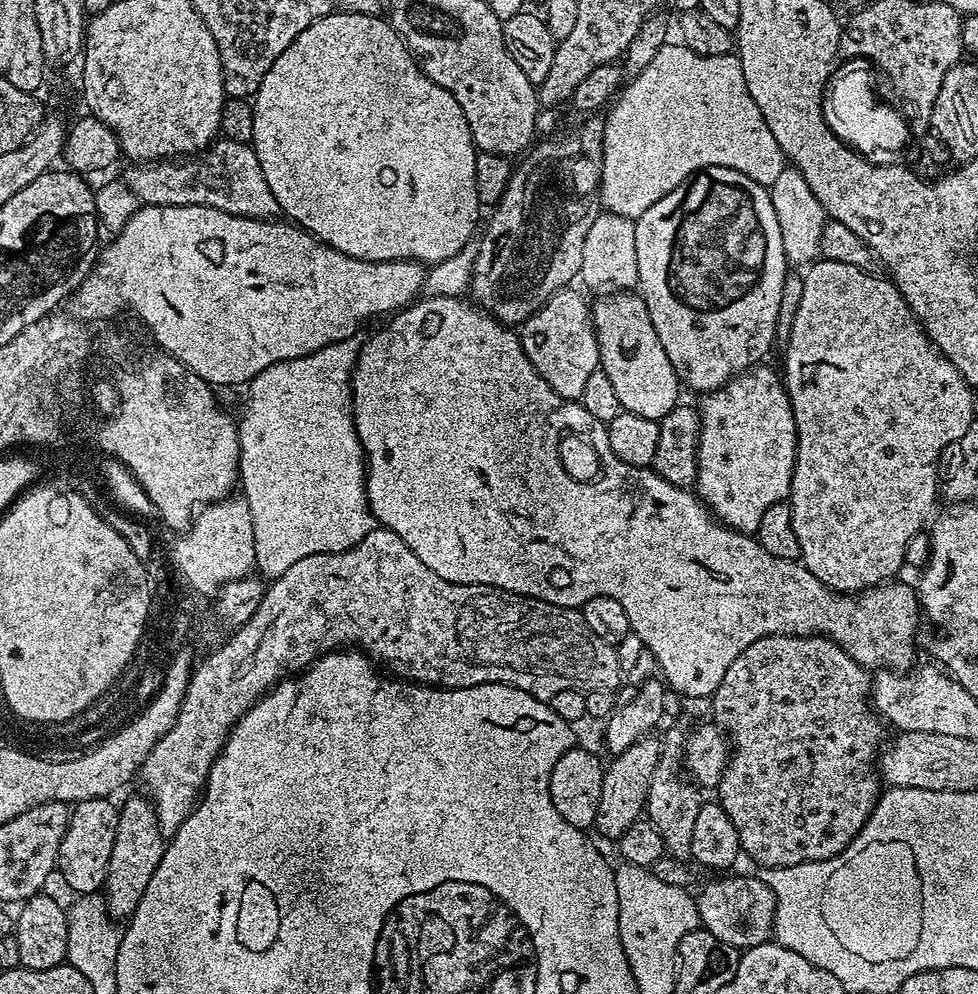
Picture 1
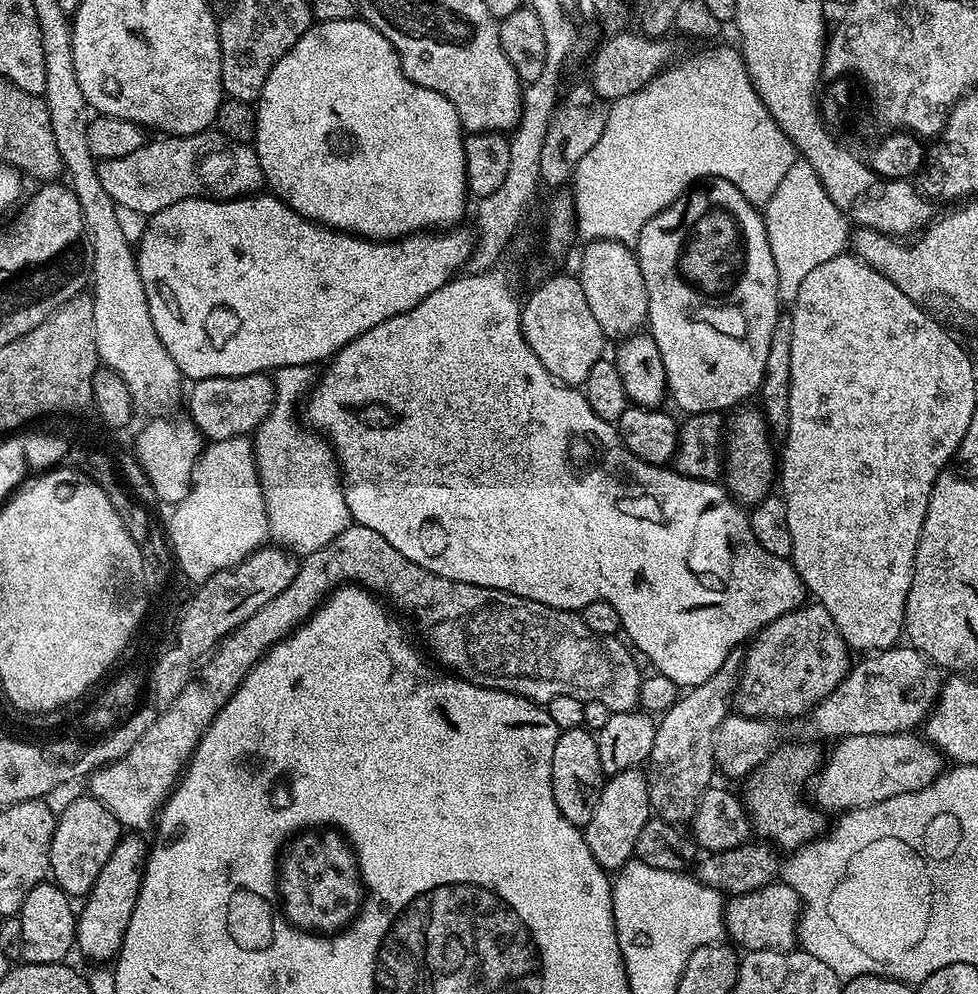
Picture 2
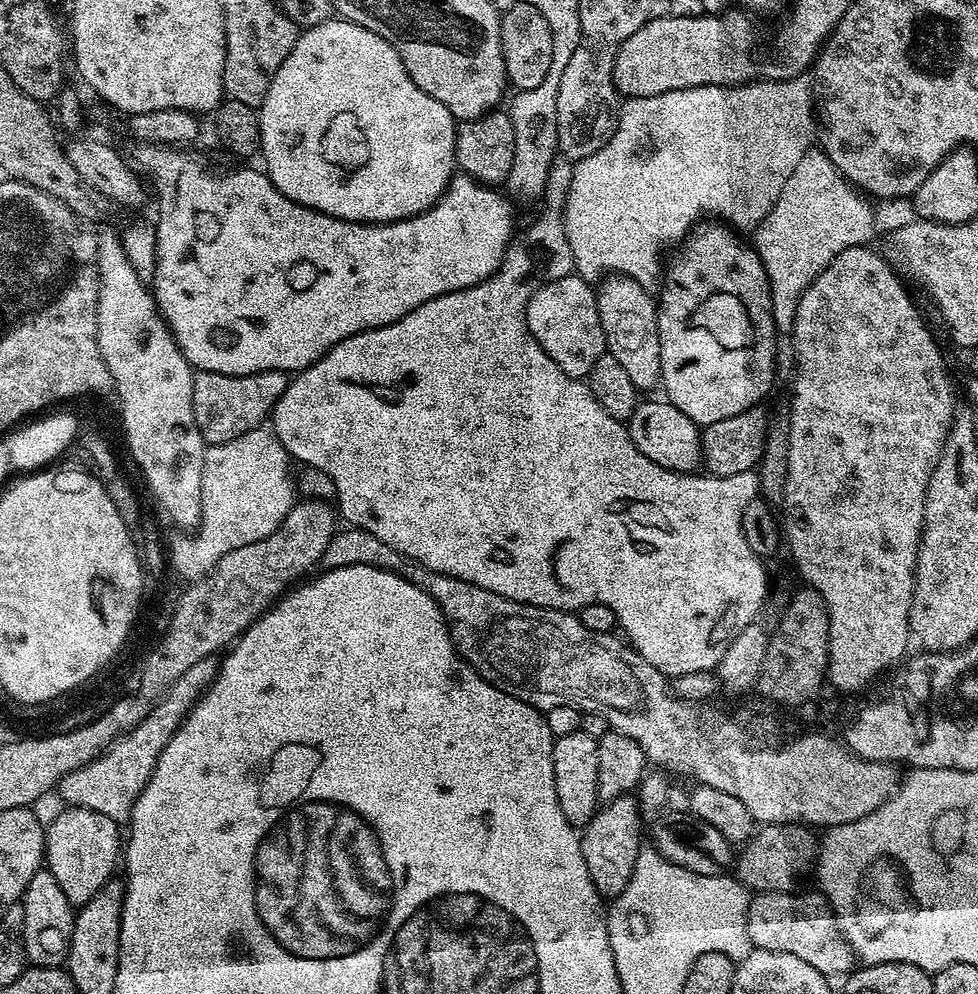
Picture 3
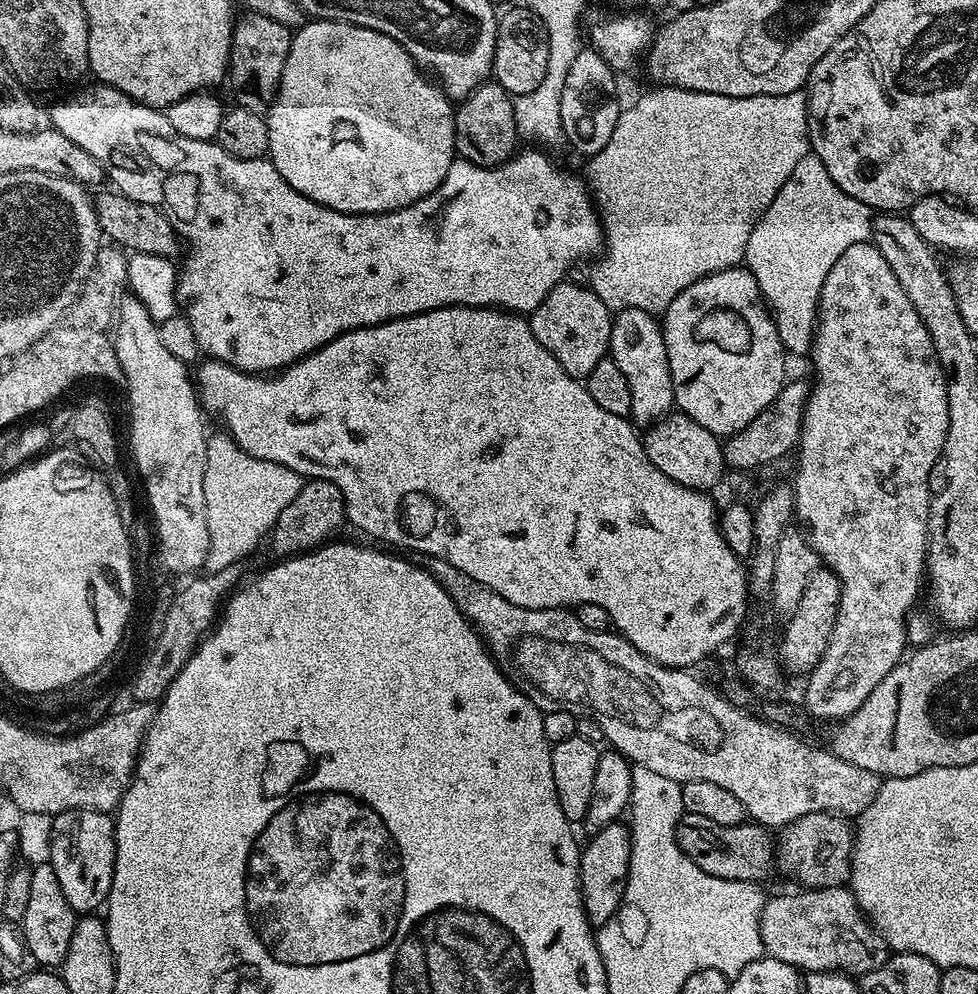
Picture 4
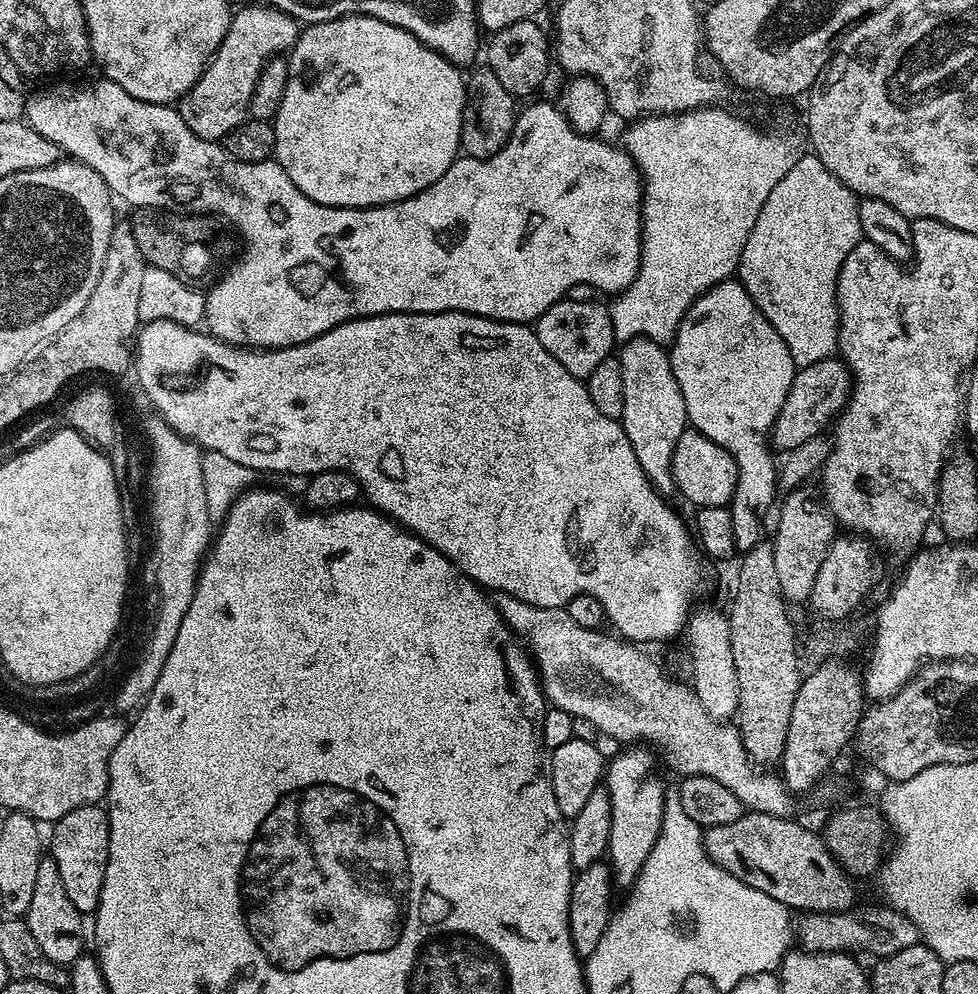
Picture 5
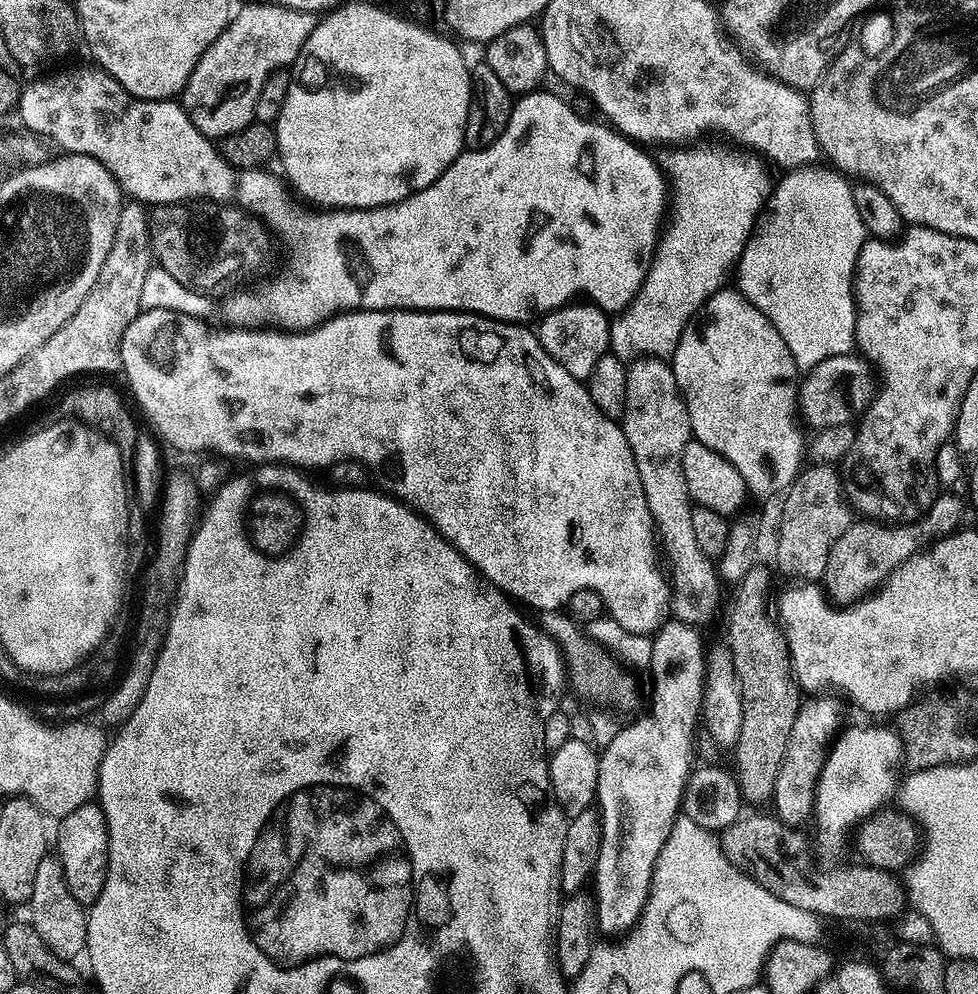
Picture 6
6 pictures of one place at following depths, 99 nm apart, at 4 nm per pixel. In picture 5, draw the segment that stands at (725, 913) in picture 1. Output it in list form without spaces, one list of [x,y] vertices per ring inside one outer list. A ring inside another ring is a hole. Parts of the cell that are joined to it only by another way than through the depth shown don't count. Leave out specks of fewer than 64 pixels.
[[[872,904],[869,908],[853,907],[846,912],[810,912],[801,915],[798,920],[798,944],[806,952],[846,952],[861,954],[872,948],[876,958],[893,956],[906,946],[921,943],[920,931],[910,918],[898,910],[887,906]]]

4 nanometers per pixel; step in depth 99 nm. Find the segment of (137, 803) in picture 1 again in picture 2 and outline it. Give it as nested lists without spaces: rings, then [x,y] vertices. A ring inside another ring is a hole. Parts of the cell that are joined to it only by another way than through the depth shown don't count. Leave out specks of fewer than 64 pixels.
[[[140,834],[121,835],[114,846],[114,854],[102,866],[102,874],[94,882],[88,895],[83,897],[76,917],[75,947],[92,962],[108,962],[120,955],[120,947],[126,938],[126,926],[130,926],[130,914],[134,914],[136,899],[142,886],[144,864],[148,860],[149,845],[144,845]]]

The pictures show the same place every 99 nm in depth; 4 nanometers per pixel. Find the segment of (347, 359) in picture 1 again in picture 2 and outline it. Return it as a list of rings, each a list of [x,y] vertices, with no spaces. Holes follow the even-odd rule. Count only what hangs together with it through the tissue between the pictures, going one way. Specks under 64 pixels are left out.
[[[286,366],[275,369],[276,400],[266,419],[254,431],[257,473],[260,475],[260,486],[268,515],[268,536],[273,545],[300,558],[309,556],[314,550],[334,542],[334,538],[338,538],[342,530],[346,530],[354,523],[346,506],[344,482],[332,445],[315,431],[307,427],[300,428],[299,422],[296,421],[296,403],[300,399],[301,403],[311,393],[318,379],[316,371],[317,369],[312,366]]]

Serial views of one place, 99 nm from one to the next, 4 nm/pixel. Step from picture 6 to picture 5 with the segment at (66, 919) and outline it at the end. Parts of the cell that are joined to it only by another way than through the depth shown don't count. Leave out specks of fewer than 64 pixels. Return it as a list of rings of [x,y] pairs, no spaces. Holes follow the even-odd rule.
[[[41,858],[38,862],[38,874],[34,878],[34,899],[30,901],[26,919],[30,934],[34,934],[34,942],[38,942],[42,954],[46,954],[50,962],[71,966],[85,951],[85,917],[74,906],[74,902],[70,902],[66,886],[62,886],[62,874],[58,874],[58,866],[51,858]]]

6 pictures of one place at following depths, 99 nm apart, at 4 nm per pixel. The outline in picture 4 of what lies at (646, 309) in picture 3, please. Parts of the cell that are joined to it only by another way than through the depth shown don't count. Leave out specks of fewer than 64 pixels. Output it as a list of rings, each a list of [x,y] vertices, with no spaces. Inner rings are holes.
[[[624,308],[613,315],[608,350],[610,358],[618,362],[626,382],[630,382],[631,419],[637,425],[651,426],[669,415],[674,408],[674,386],[670,378],[670,362],[666,358],[661,321],[646,310]]]

